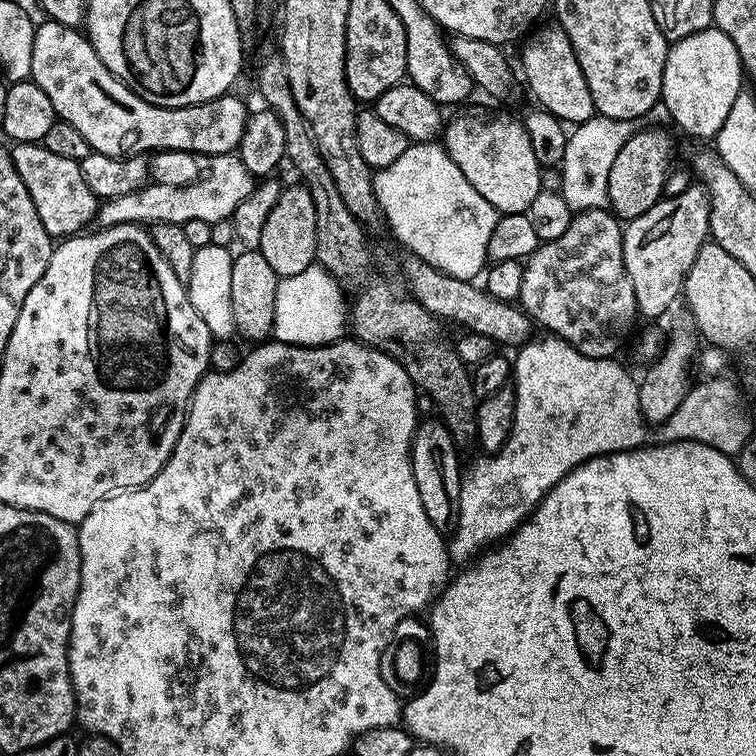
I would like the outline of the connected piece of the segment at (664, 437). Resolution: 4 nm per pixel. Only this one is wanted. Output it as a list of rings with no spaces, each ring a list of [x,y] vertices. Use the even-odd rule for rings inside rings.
[[[723,375],[701,379],[701,384],[693,383],[688,389],[682,406],[670,414],[665,424],[659,425],[659,439],[665,444],[693,440],[706,446],[714,446],[722,454],[739,457],[746,442],[754,435],[752,420],[740,409],[740,392],[732,380],[724,380]]]

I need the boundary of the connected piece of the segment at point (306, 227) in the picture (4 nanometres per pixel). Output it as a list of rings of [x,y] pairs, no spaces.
[[[304,185],[283,187],[280,191],[278,202],[262,228],[259,252],[263,254],[266,262],[274,268],[276,276],[281,279],[293,277],[303,270],[313,267],[316,258],[315,241],[315,209],[314,200]]]

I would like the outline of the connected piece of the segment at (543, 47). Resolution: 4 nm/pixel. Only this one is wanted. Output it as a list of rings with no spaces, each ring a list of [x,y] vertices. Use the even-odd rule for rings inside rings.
[[[551,23],[540,30],[535,29],[525,39],[527,42],[522,50],[522,68],[533,94],[541,103],[539,105],[565,124],[575,126],[590,119],[597,111],[569,36],[559,23]]]

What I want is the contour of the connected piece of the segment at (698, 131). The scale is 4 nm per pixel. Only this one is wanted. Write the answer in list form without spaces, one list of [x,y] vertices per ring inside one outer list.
[[[711,27],[675,41],[663,67],[661,101],[667,106],[671,121],[686,133],[708,142],[724,128],[724,122],[744,88],[741,55],[730,36],[721,28]]]

